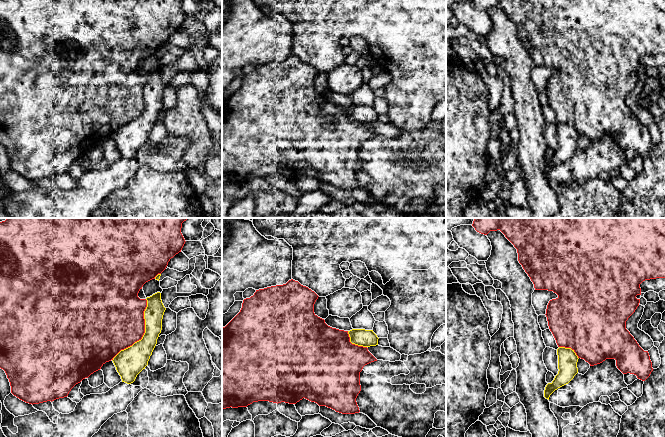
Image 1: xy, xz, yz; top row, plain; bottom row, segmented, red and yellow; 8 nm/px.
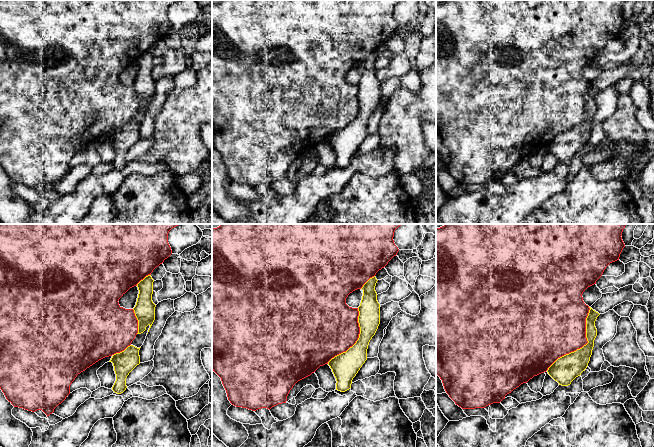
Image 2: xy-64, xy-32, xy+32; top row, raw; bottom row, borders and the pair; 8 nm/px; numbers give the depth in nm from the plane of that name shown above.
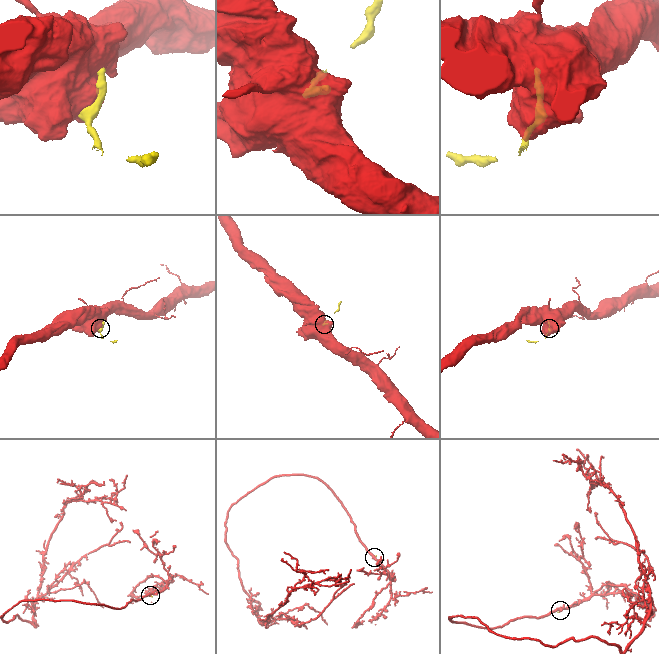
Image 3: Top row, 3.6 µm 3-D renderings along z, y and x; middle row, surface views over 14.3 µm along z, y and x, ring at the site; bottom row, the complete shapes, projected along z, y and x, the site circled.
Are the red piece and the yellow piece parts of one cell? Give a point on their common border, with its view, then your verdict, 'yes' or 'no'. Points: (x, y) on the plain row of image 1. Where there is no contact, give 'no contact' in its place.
xy (143, 110) | no

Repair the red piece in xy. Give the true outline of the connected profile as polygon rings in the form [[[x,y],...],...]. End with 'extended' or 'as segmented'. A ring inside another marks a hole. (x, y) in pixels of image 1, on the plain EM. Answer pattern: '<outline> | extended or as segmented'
[[[0,0],[0,144],[5,147],[9,155],[11,169],[32,181],[67,173],[76,160],[100,146],[106,138],[113,136],[121,126],[141,116],[145,109],[144,87],[147,83],[147,76],[140,75],[138,69],[146,58],[155,55],[158,50],[166,45],[171,34],[181,28],[186,18],[181,9],[181,4],[182,0]]] | as segmented

